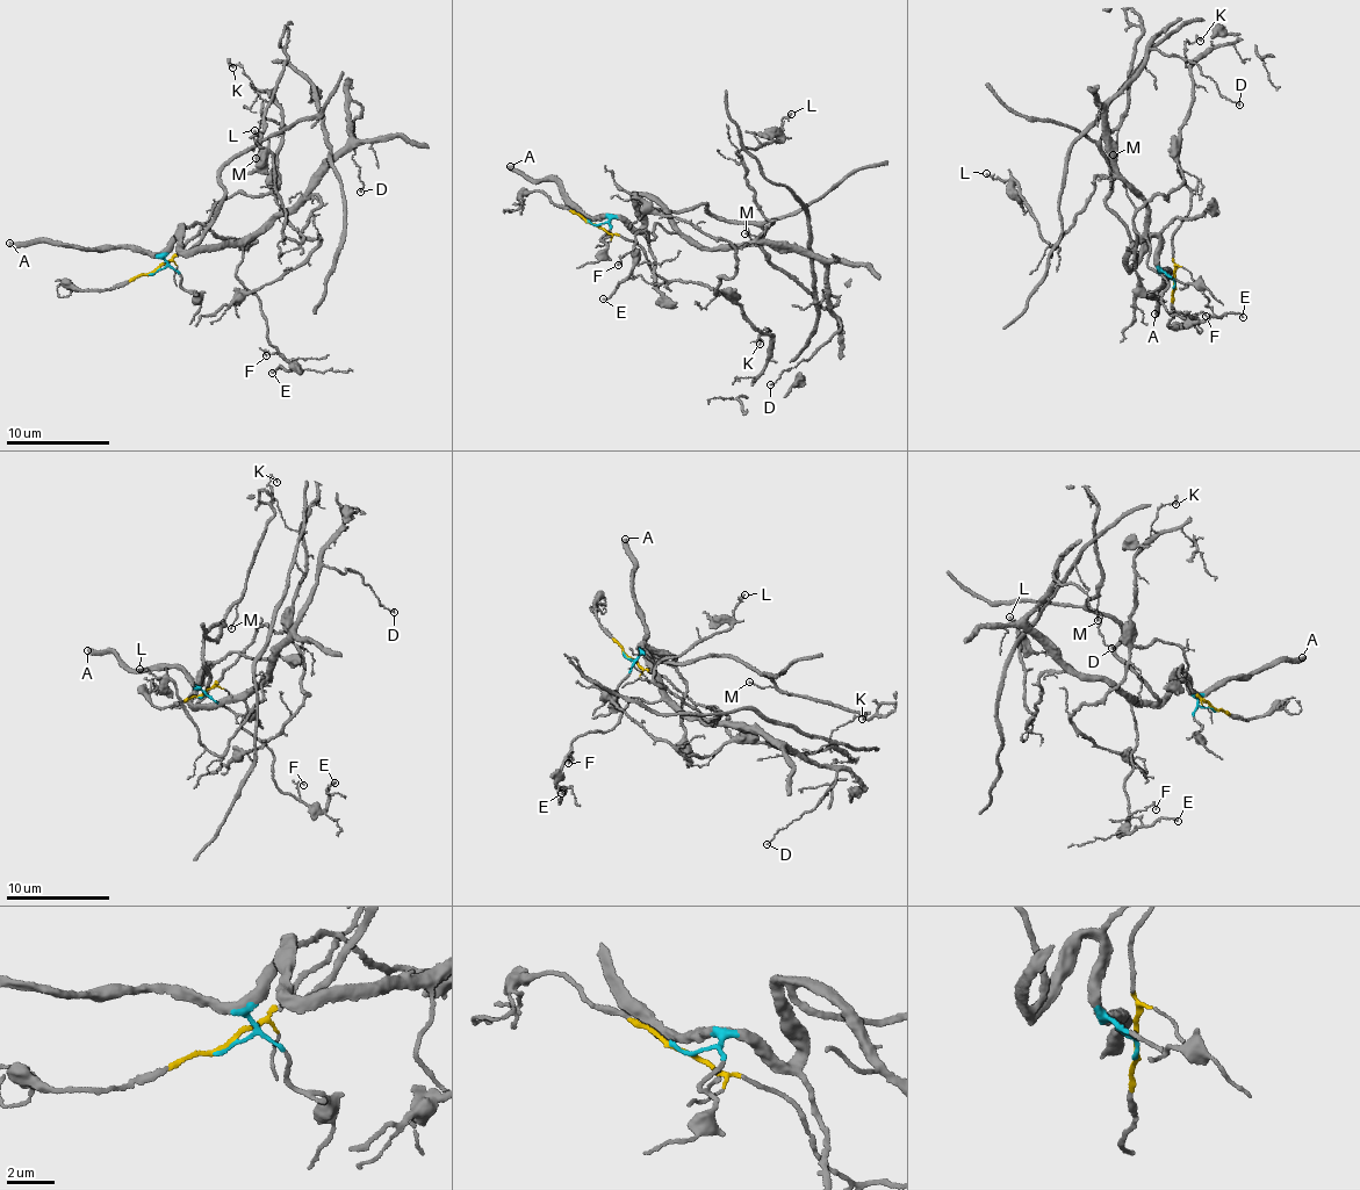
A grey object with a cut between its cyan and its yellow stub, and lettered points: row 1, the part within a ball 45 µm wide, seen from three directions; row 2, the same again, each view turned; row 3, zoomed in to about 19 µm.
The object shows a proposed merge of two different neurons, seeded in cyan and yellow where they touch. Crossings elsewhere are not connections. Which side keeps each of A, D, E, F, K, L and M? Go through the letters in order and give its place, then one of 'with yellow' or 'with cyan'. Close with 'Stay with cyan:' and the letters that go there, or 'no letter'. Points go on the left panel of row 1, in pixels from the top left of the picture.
A: at (9, 243); with cyan
D: at (360, 192); with cyan
E: at (272, 373); with cyan
F: at (266, 355); with cyan
K: at (232, 67); with yellow
L: at (254, 130); with cyan
M: at (256, 158); with cyan
Stay with cyan: A, D, E, F, L, M

